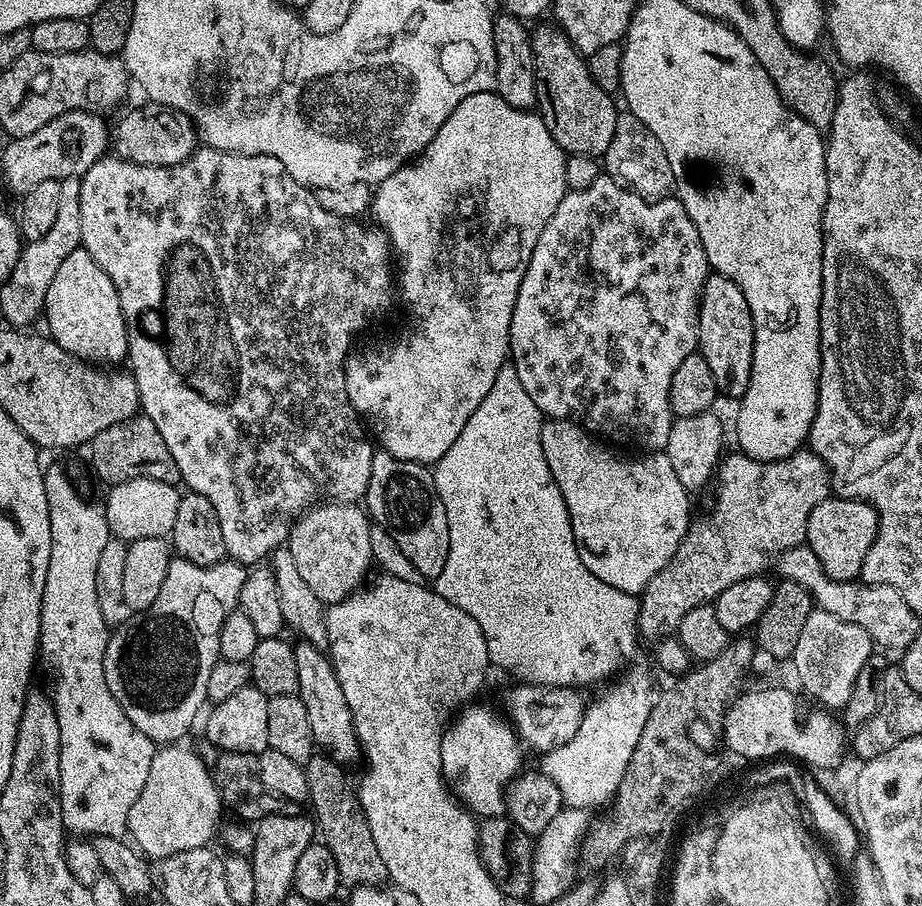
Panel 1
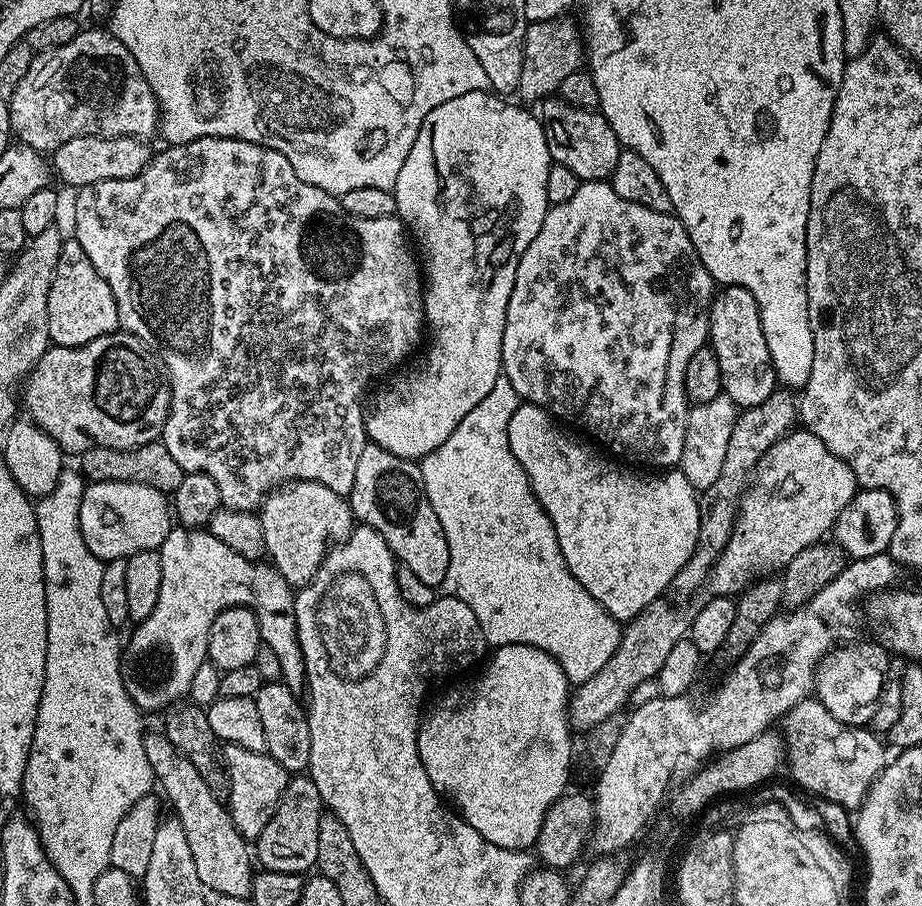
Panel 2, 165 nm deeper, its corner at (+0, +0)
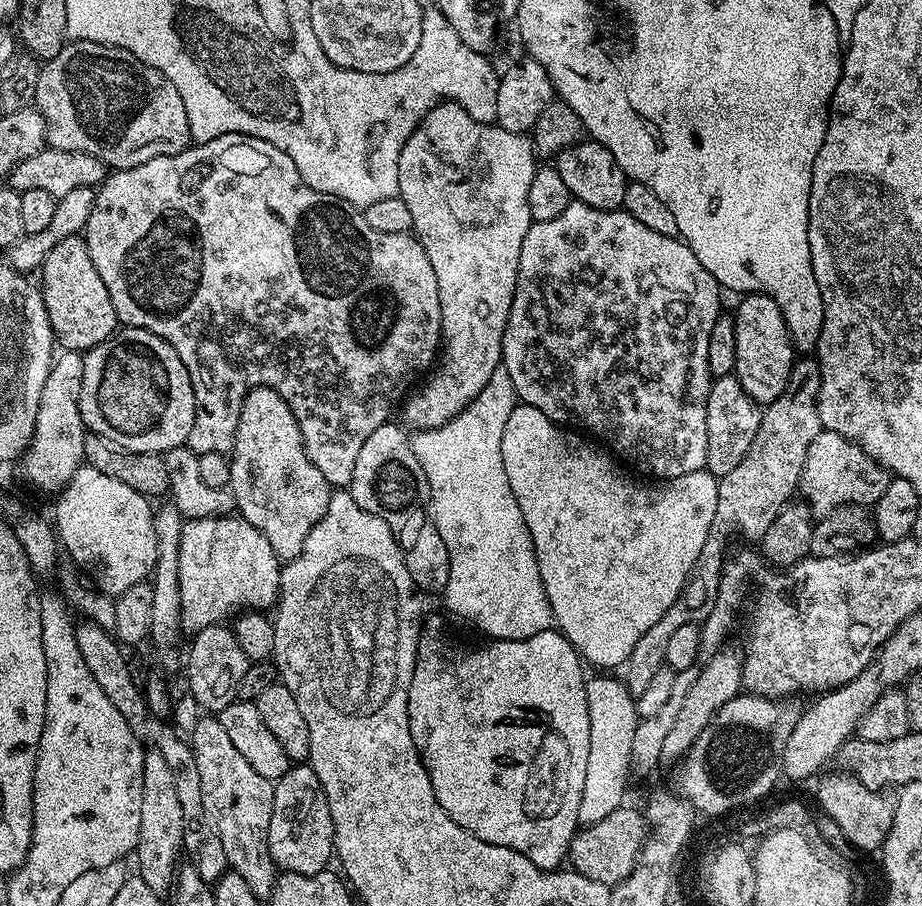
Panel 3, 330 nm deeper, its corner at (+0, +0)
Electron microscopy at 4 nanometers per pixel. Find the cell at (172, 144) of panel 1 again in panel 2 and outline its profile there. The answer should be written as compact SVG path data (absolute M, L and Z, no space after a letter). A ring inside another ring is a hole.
M79 136L70 138L70 142L62 142L50 156L50 168L64 184L69 184L72 190L79 190L90 186L94 182L106 182L107 180L121 180L122 178L134 178L138 175L148 161L153 159L154 152L147 148L143 139L134 136Z

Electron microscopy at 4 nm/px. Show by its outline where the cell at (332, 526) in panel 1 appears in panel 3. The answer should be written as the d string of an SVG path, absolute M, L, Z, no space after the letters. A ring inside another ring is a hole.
M251 388L242 402L236 441L230 453L230 478L230 491L236 499L239 515L250 522L250 526L266 534L266 542L270 542L274 554L284 562L293 560L304 548L310 530L314 530L322 514L326 514L333 493L326 478L322 478L322 470L318 470L306 454L300 427L290 406L273 388Z

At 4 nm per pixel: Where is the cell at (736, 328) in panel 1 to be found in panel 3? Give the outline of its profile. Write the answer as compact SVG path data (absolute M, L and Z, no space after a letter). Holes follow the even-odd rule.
M753 292L741 300L744 301L734 309L734 343L738 349L734 375L756 404L767 406L786 390L794 363L792 335L788 333L786 318L782 318L782 310L778 310L774 298Z

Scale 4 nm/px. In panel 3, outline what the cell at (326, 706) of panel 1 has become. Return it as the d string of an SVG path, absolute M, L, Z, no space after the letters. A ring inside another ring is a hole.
M239 514L185 520L178 546L181 629L185 633L195 634L206 626L227 621L241 610L271 609L280 594L281 567L282 561L274 554L270 542L266 542L266 534L250 526L250 522L246 522Z

